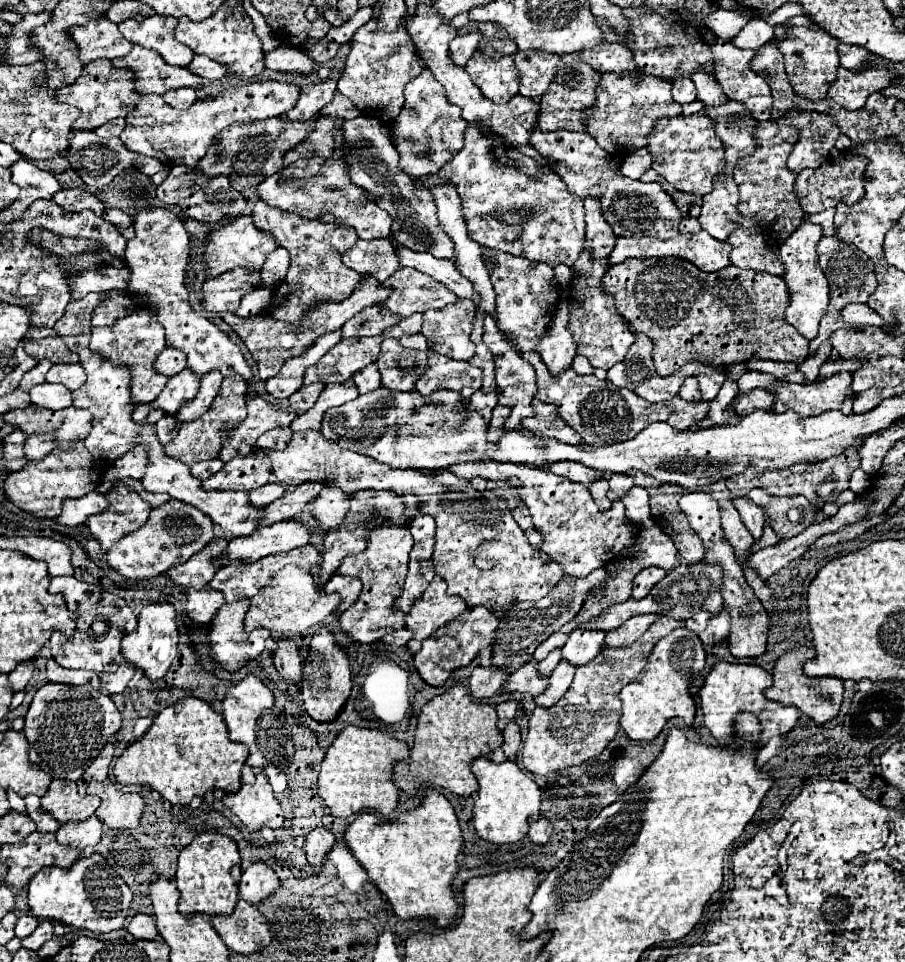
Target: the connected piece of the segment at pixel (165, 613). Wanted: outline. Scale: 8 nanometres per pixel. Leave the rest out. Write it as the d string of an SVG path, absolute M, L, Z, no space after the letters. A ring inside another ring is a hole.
M152 602L142 608L138 616L138 626L134 632L122 638L122 654L136 668L142 668L150 680L162 678L178 652L178 624L176 610L170 602Z

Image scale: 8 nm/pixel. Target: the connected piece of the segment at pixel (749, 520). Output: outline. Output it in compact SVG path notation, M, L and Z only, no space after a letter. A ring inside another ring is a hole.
M734 496L732 498L734 508L740 512L744 526L750 530L754 538L762 536L762 526L764 526L764 512L760 506L756 506L750 498L746 496Z

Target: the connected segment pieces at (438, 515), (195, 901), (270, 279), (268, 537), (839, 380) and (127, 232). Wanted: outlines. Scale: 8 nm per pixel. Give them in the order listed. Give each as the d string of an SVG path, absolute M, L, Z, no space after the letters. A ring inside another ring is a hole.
M306 430L306 434L294 432L294 438L290 440L290 444L284 450L266 449L266 452L272 462L276 482L286 484L288 488L294 488L302 482L320 482L326 486L338 486L346 494L352 494L354 490L374 488L374 490L392 490L396 494L412 494L412 496L420 498L420 504L418 504L420 514L428 514L436 520L436 544L434 544L434 554L432 554L434 570L436 570L436 574L440 574L446 580L446 584L448 584L446 592L450 596L460 596L470 608L472 606L486 606L492 612L506 612L518 602L538 602L564 576L564 570L552 558L546 558L546 554L542 554L542 550L538 550L526 542L526 536L520 530L520 526L516 524L516 520L512 518L512 510L508 508L508 502L504 498L496 496L494 490L482 490L482 492L474 490L466 478L460 478L460 476L452 474L450 470L432 470L432 472L396 470L386 464L376 462L370 456L362 456L358 452L342 448L338 442L326 440L316 430ZM490 540L502 544L508 550L508 554L506 554L506 558L498 560L496 566L492 566L488 570L480 570L474 562L476 550L480 548L480 544L490 542Z
M204 830L182 848L178 856L176 886L180 890L178 910L184 914L232 914L238 900L238 882L242 876L238 844L216 830Z
M284 248L274 250L274 254L270 254L270 258L266 258L264 266L262 266L262 286L272 286L278 284L286 278L290 268L290 254Z
M282 520L278 524L256 530L250 536L232 538L228 542L228 550L226 556L222 558L222 564L232 560L258 560L262 556L288 552L308 544L310 536L312 530L300 524L298 520Z
M746 370L742 374L742 378L738 380L738 388L740 390L752 390L752 388L766 388L770 390L776 400L772 404L774 412L784 412L784 410L794 410L800 416L818 416L822 412L828 410L840 410L842 414L850 414L852 412L852 400L854 400L854 392L850 388L852 382L852 374L834 374L828 380L818 380L814 384L792 384L792 382L784 382L774 378L772 374L766 372L758 372L758 370Z
M110 208L110 210L106 210L106 212L104 212L104 216L102 216L102 218L104 218L106 222L110 222L110 224L118 226L120 234L122 234L126 240L134 238L132 218L130 218L126 212L122 212L122 210L118 210L118 208Z

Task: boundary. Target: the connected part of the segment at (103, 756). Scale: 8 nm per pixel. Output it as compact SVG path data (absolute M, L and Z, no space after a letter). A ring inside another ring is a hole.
M106 744L102 748L102 752L94 758L94 762L90 764L90 768L83 774L83 781L94 780L106 780L108 778L108 772L110 772L110 762L114 758L114 744Z

